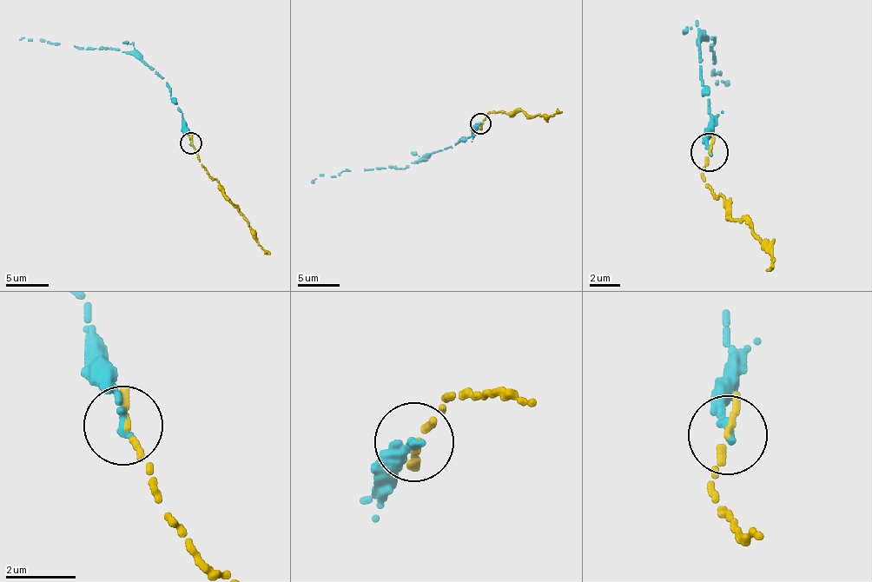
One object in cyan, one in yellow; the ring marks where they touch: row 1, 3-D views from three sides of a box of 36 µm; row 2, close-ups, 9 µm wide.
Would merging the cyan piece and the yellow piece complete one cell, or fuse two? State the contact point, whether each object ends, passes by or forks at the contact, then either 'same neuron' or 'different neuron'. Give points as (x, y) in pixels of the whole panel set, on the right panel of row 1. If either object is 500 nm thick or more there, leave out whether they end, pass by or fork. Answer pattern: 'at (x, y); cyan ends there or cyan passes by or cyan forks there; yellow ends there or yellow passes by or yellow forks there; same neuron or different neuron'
at (709, 152); cyan ends there; yellow ends there; same neuron

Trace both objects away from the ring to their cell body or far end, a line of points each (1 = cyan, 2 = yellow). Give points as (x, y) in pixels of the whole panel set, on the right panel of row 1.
1: (708, 154), (711, 118), (697, 44), (705, 39), (716, 37), (712, 74), (719, 71), (718, 84), (729, 83)
2: (708, 152), (705, 186), (725, 198), (725, 214), (749, 224), (773, 257), (773, 266)

